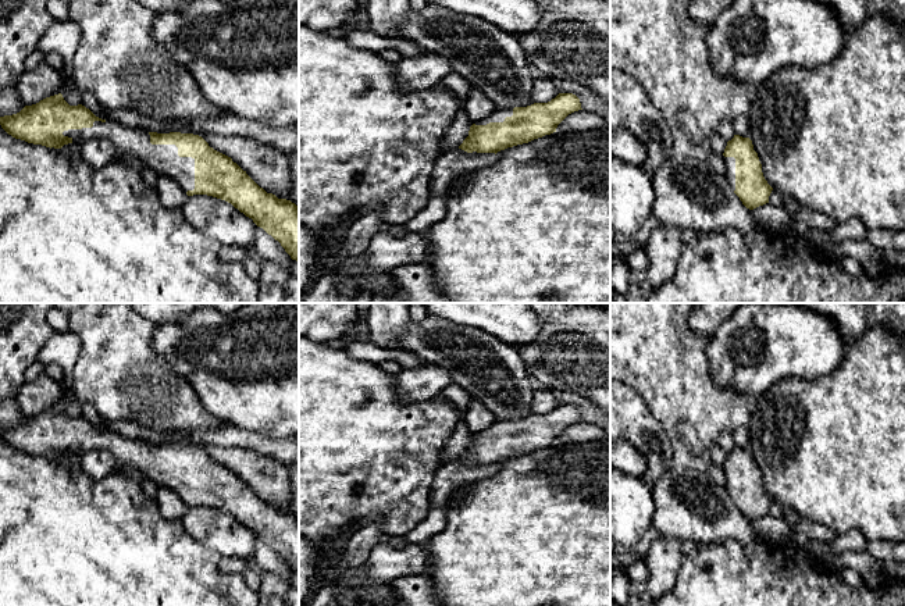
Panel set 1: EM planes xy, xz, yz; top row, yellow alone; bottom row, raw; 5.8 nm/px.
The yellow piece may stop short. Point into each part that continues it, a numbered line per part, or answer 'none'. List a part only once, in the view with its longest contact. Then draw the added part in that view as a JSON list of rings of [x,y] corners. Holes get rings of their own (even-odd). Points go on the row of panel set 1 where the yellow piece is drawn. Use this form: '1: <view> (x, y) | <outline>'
1: xy (163, 159) | [[[108,120],[95,121],[92,128],[64,131],[63,135],[72,142],[110,139],[118,154],[132,154],[157,175],[174,179],[185,192],[195,189],[195,158],[179,157],[175,145],[152,145],[149,131]]]

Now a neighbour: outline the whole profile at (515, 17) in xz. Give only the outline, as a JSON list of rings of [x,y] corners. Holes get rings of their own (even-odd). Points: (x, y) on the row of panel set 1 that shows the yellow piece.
[[[427,0],[460,15],[478,17],[514,36],[538,26],[541,10],[535,0]]]

